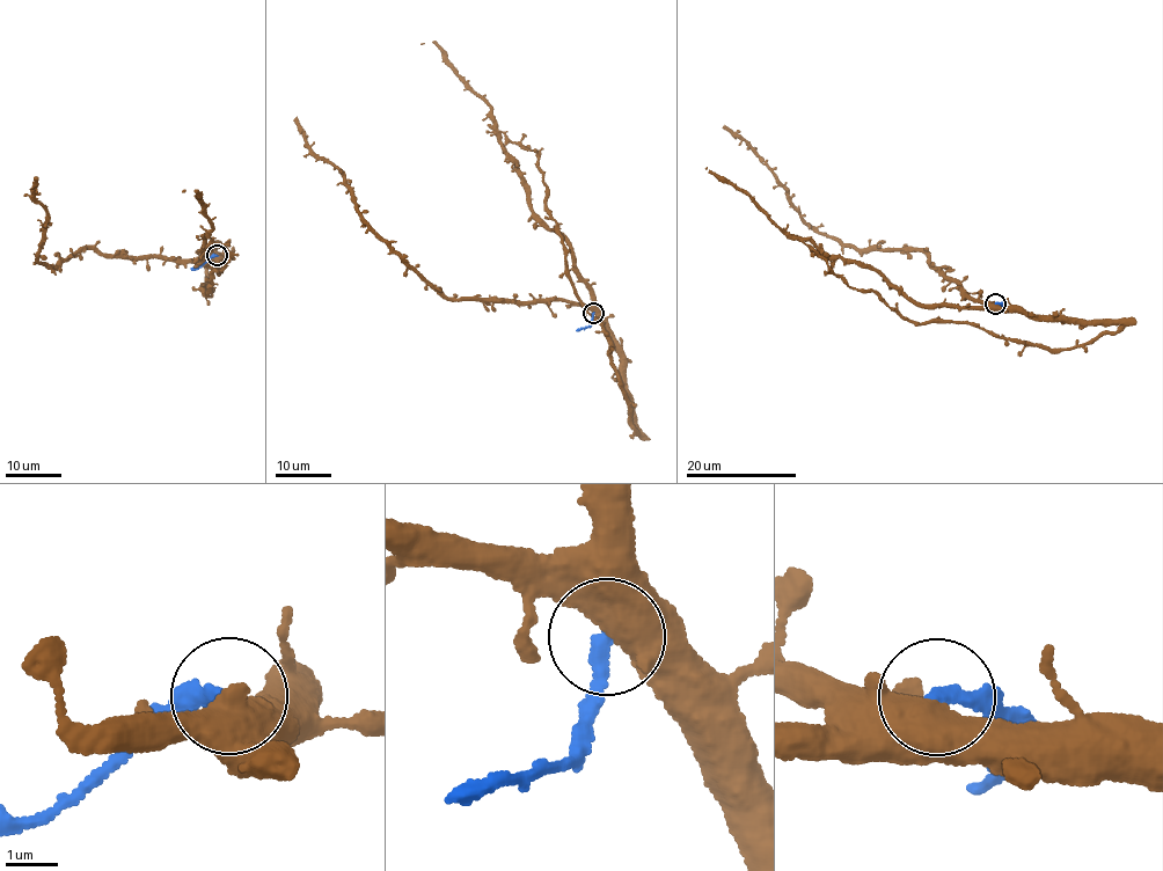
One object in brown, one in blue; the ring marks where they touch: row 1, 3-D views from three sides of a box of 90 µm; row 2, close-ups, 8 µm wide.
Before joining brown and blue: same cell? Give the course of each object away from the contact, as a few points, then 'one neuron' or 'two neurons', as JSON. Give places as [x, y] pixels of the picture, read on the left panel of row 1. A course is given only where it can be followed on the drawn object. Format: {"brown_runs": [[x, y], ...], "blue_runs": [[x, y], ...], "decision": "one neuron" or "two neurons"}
{"brown_runs": [[218, 256], [198, 260], [133, 260], [83, 249], [49, 269], [37, 260], [46, 213], [35, 195], [37, 177]], "blue_runs": [[218, 256], [191, 270]], "decision": "two neurons"}

